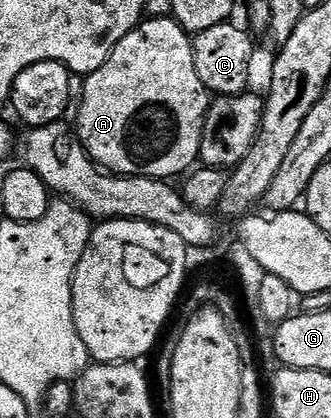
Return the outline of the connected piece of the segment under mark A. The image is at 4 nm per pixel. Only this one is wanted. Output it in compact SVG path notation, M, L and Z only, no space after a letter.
M147 17L139 22L138 27L119 40L116 48L108 56L108 60L96 72L85 75L82 86L82 103L78 106L78 130L76 137L82 146L90 153L93 162L97 162L101 169L112 174L123 174L124 176L144 176L145 178L160 178L163 180L174 180L174 177L185 175L199 161L198 153L202 143L202 133L206 123L206 113L212 101L212 95L207 90L204 80L196 73L196 60L194 59L194 44L191 35L178 27L173 17L164 18Z

